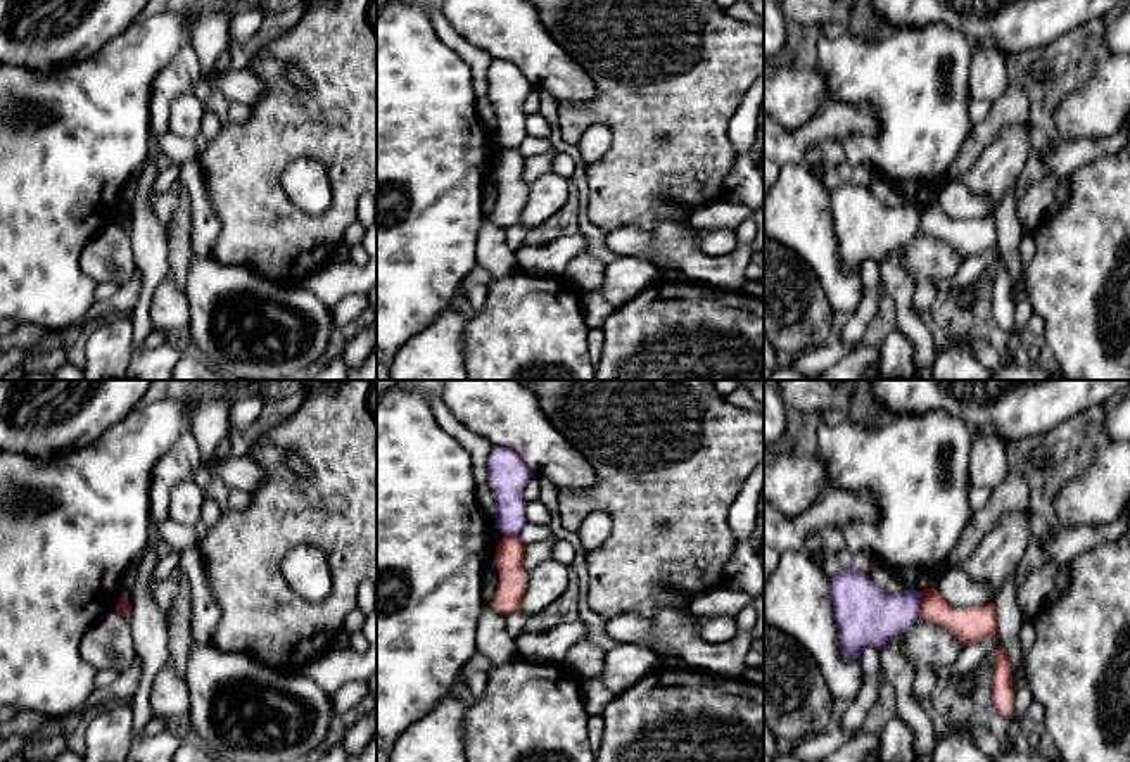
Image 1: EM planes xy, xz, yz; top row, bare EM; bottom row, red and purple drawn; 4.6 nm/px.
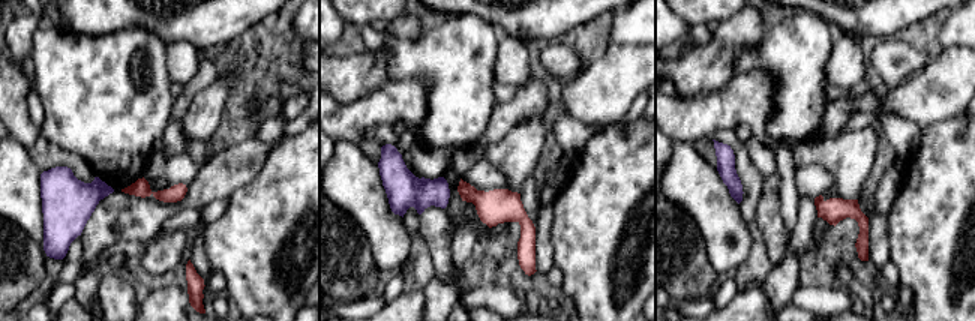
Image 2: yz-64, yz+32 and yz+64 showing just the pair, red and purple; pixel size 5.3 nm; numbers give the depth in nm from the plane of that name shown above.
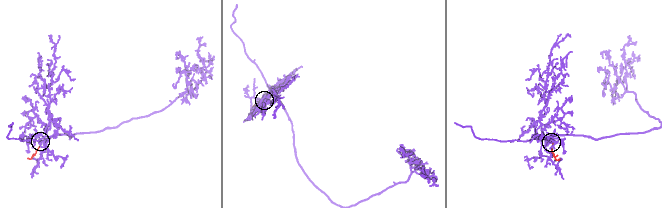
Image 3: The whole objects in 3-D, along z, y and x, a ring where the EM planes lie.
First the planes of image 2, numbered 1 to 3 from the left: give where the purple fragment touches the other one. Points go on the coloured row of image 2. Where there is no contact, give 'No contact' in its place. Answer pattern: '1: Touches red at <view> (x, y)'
1: No contact
2: No contact
3: No contact

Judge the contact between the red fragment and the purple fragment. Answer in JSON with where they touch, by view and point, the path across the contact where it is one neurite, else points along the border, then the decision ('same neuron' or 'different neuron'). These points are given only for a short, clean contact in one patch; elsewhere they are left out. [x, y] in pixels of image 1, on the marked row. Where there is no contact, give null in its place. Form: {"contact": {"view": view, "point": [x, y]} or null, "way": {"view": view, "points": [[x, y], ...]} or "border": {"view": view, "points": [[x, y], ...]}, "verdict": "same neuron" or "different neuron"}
{"contact": {"view": "yz", "point": [920, 605]}, "verdict": "different neuron"}

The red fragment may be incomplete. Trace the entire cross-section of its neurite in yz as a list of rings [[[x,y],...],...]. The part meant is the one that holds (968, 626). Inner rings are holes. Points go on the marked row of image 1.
[[[935,587],[921,591],[919,619],[943,627],[964,648],[999,632],[994,603],[957,610]]]

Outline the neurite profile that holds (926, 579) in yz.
[[[950,562],[940,570],[940,572],[930,572],[930,570],[923,570],[917,574],[917,579],[916,579],[916,589],[930,589],[930,587],[935,587],[940,581],[940,577],[943,575],[945,570],[949,570],[952,565]]]

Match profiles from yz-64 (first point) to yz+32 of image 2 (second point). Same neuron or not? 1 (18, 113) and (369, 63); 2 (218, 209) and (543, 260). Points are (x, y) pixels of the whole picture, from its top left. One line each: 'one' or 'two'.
1: one
2: one

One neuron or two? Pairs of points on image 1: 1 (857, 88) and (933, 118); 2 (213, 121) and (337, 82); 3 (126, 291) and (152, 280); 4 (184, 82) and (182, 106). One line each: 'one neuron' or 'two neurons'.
1: one neuron
2: two neurons
3: two neurons
4: two neurons

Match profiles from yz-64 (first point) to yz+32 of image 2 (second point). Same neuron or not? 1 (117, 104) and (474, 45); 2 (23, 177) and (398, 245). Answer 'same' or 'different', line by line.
1: same
2: same

